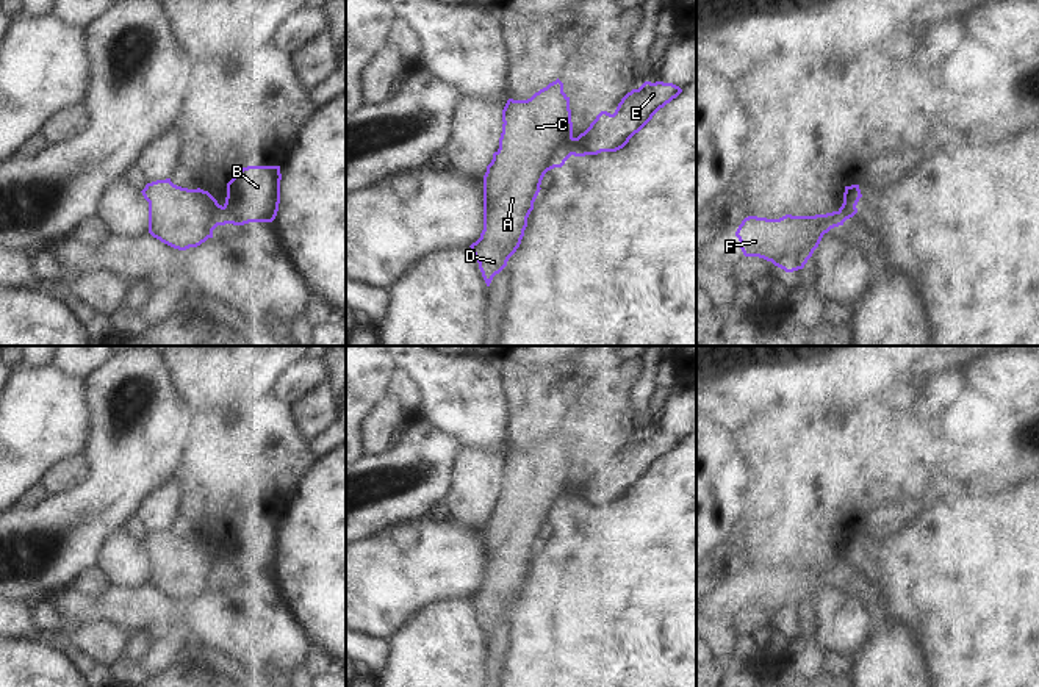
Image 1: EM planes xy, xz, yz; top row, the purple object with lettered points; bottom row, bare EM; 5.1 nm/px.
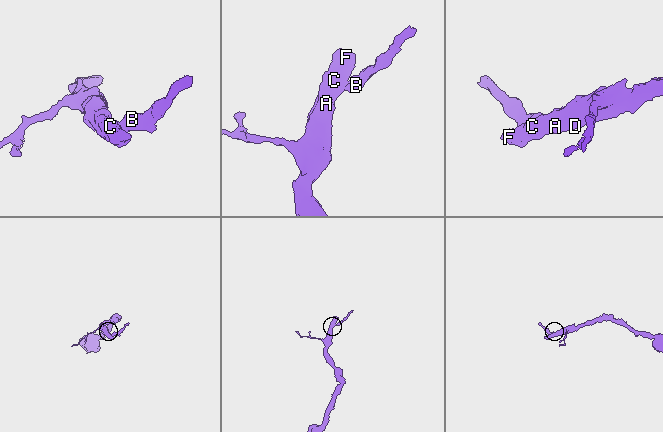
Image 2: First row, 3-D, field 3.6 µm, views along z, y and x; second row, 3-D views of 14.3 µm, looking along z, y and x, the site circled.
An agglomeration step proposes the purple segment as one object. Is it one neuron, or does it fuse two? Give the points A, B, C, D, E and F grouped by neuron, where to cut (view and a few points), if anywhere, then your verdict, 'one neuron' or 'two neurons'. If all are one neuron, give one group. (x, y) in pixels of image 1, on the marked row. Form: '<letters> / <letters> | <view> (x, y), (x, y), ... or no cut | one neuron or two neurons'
A C D F / B E | xy (222, 207), (222, 219), (226, 223) | two neurons

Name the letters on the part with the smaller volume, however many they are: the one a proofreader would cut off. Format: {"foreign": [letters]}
{"foreign": ["B", "E"]}

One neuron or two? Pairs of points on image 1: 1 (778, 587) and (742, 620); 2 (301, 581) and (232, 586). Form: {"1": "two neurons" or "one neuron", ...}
{"1": "two neurons", "2": "two neurons"}

